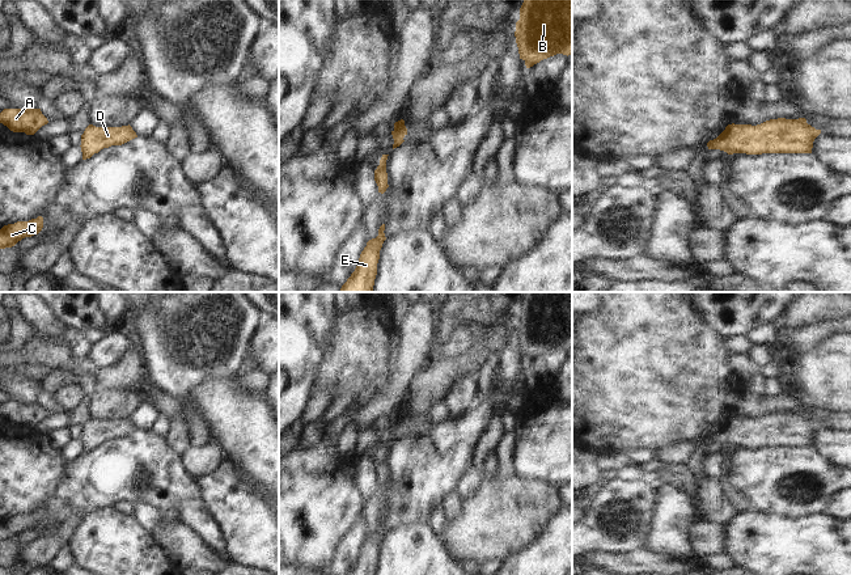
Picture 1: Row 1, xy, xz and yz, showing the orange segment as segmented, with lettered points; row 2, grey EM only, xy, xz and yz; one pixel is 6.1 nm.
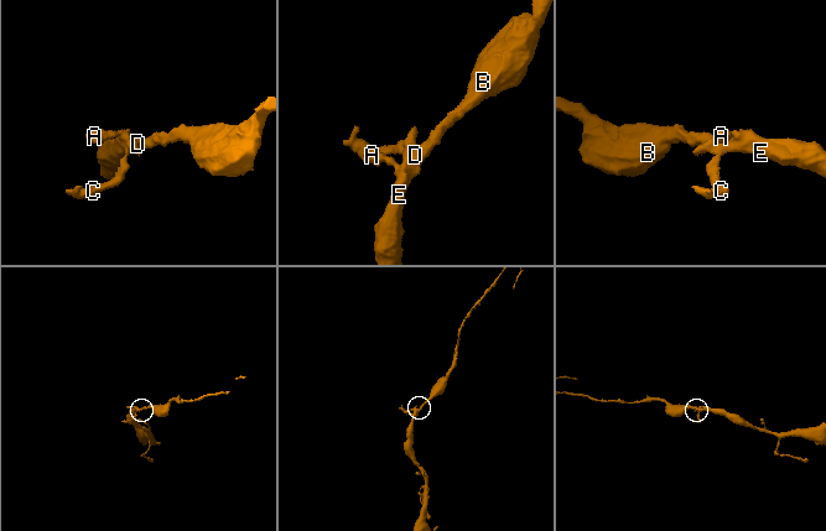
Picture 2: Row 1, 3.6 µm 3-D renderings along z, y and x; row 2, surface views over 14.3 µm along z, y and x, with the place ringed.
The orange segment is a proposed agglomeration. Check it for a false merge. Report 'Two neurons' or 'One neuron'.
One neuron

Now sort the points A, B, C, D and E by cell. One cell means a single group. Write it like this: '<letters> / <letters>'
A B C D E

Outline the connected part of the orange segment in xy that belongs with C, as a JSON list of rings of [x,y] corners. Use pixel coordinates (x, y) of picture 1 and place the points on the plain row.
[[[38,510],[29,515],[17,515],[0,523],[0,542],[12,541],[25,530],[38,528],[43,521],[43,511]]]

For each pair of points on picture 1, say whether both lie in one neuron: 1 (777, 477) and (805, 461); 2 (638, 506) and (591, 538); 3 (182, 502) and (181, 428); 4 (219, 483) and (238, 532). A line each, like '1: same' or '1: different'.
1: same
2: same
3: different
4: same

